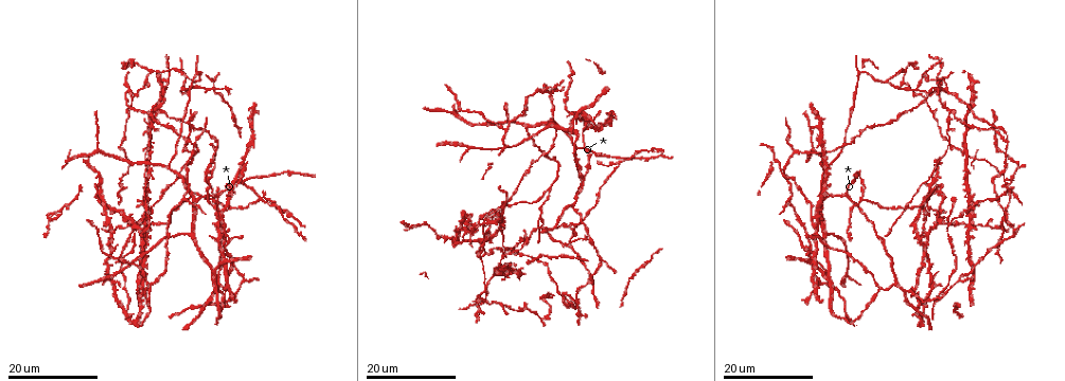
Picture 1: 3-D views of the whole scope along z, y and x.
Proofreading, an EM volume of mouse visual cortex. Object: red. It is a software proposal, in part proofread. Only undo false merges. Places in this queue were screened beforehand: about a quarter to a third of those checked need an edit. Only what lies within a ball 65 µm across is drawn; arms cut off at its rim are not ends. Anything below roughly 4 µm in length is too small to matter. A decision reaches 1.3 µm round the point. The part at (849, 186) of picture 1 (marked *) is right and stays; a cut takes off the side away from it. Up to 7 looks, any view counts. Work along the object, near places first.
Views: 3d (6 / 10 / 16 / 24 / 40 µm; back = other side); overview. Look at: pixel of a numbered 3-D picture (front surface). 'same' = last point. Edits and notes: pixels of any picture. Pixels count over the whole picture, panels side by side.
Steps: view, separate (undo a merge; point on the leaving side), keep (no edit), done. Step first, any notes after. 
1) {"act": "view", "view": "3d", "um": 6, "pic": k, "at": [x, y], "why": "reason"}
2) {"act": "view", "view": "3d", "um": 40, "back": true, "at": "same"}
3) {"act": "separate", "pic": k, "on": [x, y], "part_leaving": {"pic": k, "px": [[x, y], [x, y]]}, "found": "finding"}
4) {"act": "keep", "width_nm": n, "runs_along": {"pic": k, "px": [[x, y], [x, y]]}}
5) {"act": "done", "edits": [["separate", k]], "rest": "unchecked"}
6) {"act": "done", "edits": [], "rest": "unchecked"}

{"act": "view", "view": "3d", "um": 24, "pic": 1, "at": [812, 215], "why": "looks like a crossing"}

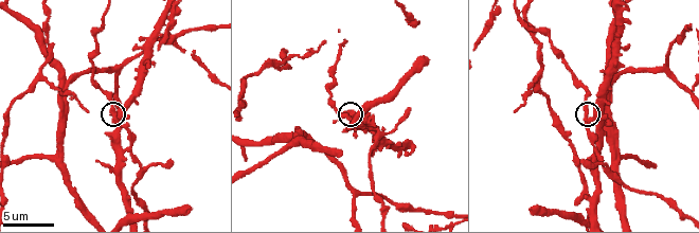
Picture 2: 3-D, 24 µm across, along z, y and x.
{"act": "view", "view": "3d", "um": 6, "pic": 2, "at": [591, 117]}

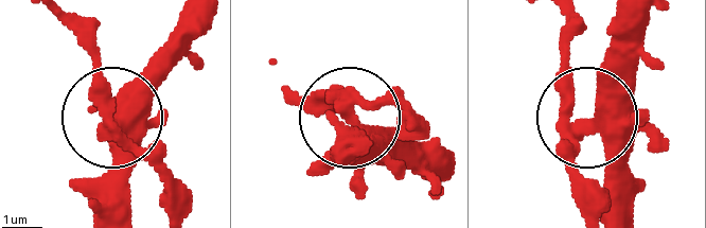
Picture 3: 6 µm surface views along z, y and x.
{"act": "keep", "side_arm_um": 27, "found": "one neuron here"}

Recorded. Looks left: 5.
{"act": "view", "view": "3d", "um": 10, "pic": 2, "at": [94, 41]}

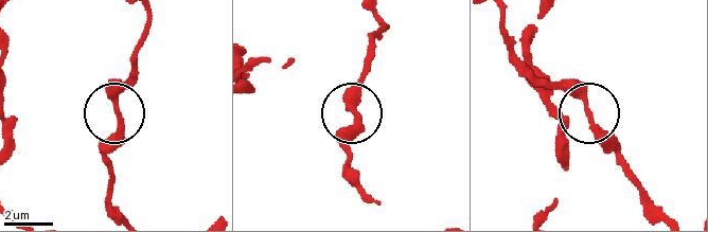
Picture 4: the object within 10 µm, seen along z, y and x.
{"act": "keep", "runs_along": {"pic": 4, "px": [[657, 214], [615, 141], [584, 105], [532, 70]]}, "found": "all the same neuron"}

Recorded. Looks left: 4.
{"act": "view", "view": "3d", "um": 16, "pic": 1, "at": [150, 72], "why": "arms part here"}

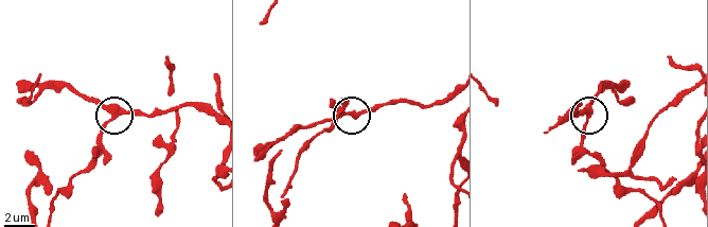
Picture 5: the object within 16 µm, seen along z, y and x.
{"act": "view", "view": "3d", "um": 10, "pic": 5, "at": [349, 115], "why": "zoom in"}

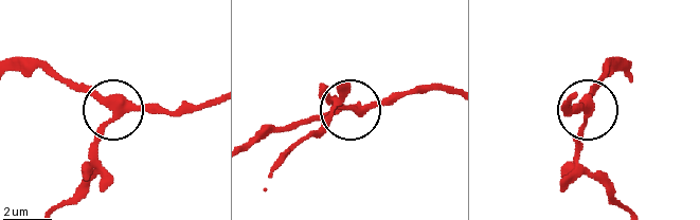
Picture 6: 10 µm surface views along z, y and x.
{"act": "separate", "pic": 6, "on": [101, 140], "width_nm": 290, "part_leaving": {"pic": 6, "px": [[121, 116], [103, 132], [96, 168], [63, 205]]}, "found": "two neurons meet here"}

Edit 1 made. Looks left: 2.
{"act": "view", "view": "3d", "um": 24, "pic": 1, "at": [927, 94]}

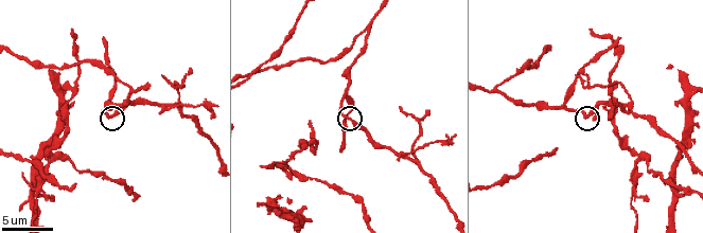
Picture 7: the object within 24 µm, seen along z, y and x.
{"act": "view", "view": "3d", "um": 10, "pic": 7, "at": [352, 119]}

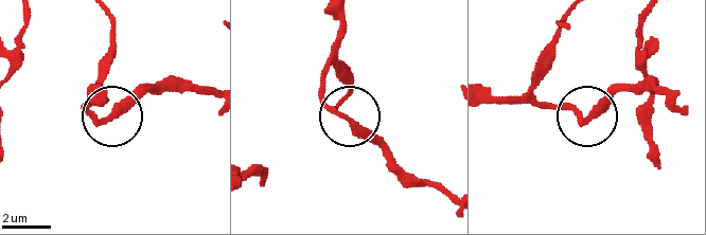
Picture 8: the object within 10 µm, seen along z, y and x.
{"act": "keep", "width_nm": 270, "runs_along": {"pic": 8, "px": [[488, 97], [567, 104], [587, 115], [625, 86]]}, "found": "all the same neuron"}

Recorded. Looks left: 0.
{"act": "done", "edits": [["separate", 6]], "rest": "unchecked"}

